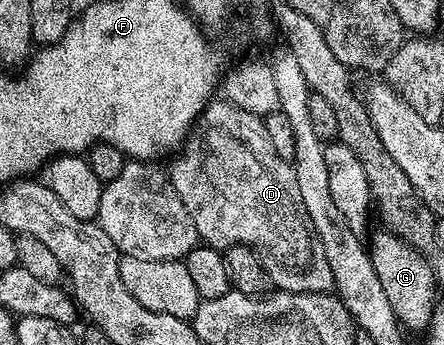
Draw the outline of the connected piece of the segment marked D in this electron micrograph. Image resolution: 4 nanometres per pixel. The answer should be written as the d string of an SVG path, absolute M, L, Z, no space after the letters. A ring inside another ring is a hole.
M212 99L203 108L202 115L195 121L191 132L187 134L187 140L183 142L181 148L174 154L173 160L175 162L172 163L171 169L169 168L171 182L177 191L177 195L181 195L181 203L185 203L189 215L193 215L193 223L197 227L202 244L210 245L211 248L220 251L226 251L233 245L250 245L259 256L259 261L268 275L270 284L279 291L302 293L310 290L312 287L323 287L326 286L323 284L328 284L327 261L323 258L323 248L319 242L319 237L315 233L315 228L311 226L311 220L307 217L305 207L301 203L301 191L297 191L297 175L295 174L294 164L281 159L281 155L277 155L277 151L273 151L273 142L269 139L269 131L264 118L253 115L249 111L241 111L241 107L237 107L226 99Z

